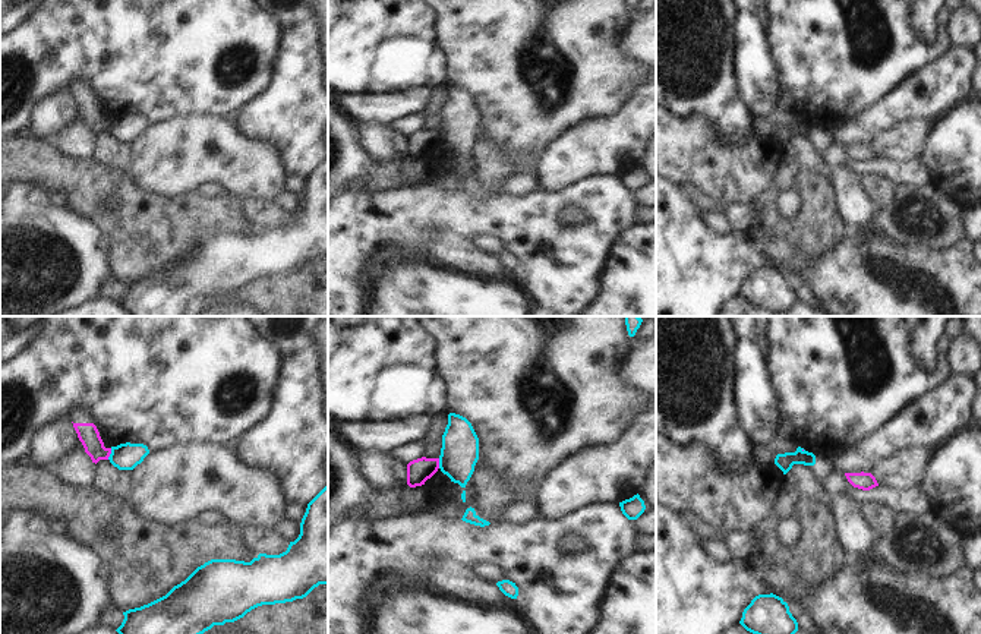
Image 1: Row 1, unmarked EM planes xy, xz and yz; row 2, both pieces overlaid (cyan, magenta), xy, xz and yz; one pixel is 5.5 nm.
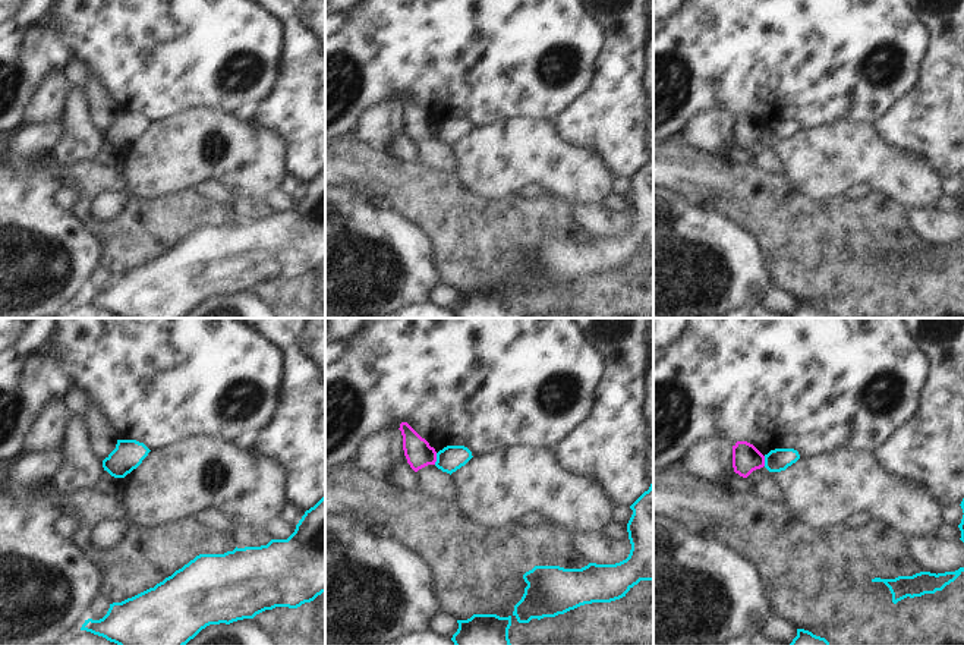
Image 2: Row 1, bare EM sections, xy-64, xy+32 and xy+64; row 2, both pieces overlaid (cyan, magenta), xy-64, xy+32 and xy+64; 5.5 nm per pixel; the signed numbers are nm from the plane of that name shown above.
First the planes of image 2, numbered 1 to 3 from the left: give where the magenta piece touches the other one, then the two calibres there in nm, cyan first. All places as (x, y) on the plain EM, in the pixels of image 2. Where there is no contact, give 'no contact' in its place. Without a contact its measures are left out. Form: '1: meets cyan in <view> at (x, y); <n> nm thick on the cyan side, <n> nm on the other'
1: no contact
2: meets cyan in xy+32 at (437, 131); 140 nm thick on the cyan side, 150 nm on the other
3: meets cyan in xy+64 at (765, 132); 120 nm thick on the cyan side, 160 nm on the other

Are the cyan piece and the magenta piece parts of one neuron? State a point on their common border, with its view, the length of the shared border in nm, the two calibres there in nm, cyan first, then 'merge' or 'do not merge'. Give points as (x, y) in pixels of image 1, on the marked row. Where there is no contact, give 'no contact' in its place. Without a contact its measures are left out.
contact xy (110, 454); length 70 nm; calibres 150 and 120 nm; do not merge

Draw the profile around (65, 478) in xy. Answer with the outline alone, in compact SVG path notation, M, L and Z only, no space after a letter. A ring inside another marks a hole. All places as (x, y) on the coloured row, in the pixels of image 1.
M76 433L73 448L57 460L54 476L64 485L72 488L92 488L95 479L95 463L85 452L82 442Z

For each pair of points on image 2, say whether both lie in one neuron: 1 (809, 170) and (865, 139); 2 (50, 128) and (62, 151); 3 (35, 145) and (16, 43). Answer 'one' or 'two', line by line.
1: one
2: two
3: two

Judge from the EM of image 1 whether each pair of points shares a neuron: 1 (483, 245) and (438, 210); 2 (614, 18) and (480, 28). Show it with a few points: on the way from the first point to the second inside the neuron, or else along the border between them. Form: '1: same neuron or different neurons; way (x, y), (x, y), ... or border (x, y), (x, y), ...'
1: different neurons; border (472, 240), (480, 236), (497, 237), (507, 251)
2: same neuron; way (580, 18), (514, 18)

